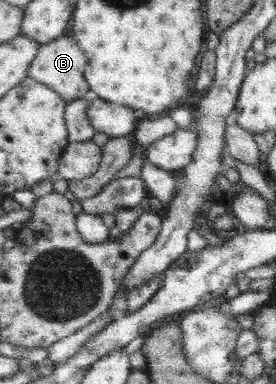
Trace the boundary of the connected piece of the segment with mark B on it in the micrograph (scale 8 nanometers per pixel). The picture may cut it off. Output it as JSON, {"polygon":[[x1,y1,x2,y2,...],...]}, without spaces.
{"polygon":[[61,35,47,44,40,45,40,51,32,62,32,66,29,67,28,76,60,92,69,104,74,100,91,95,90,86,85,76,88,64,88,54,80,47,77,40,73,36]]}

